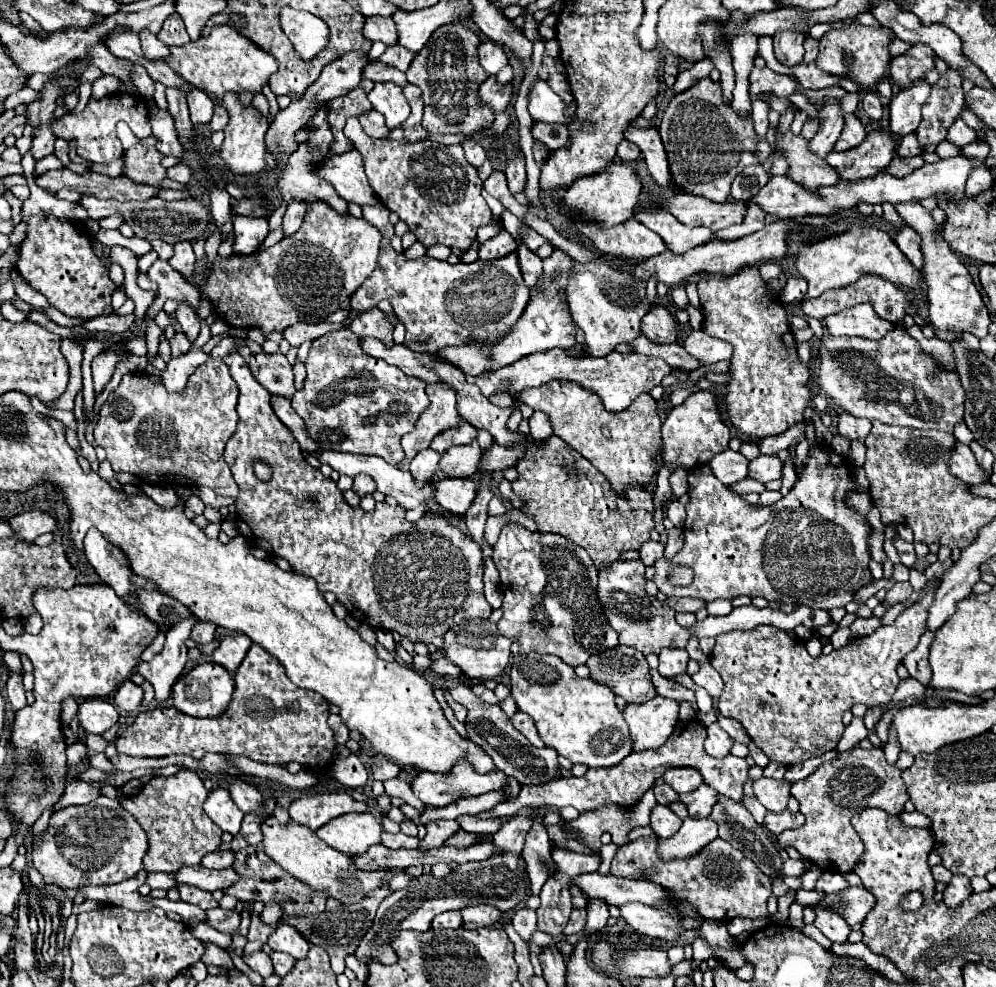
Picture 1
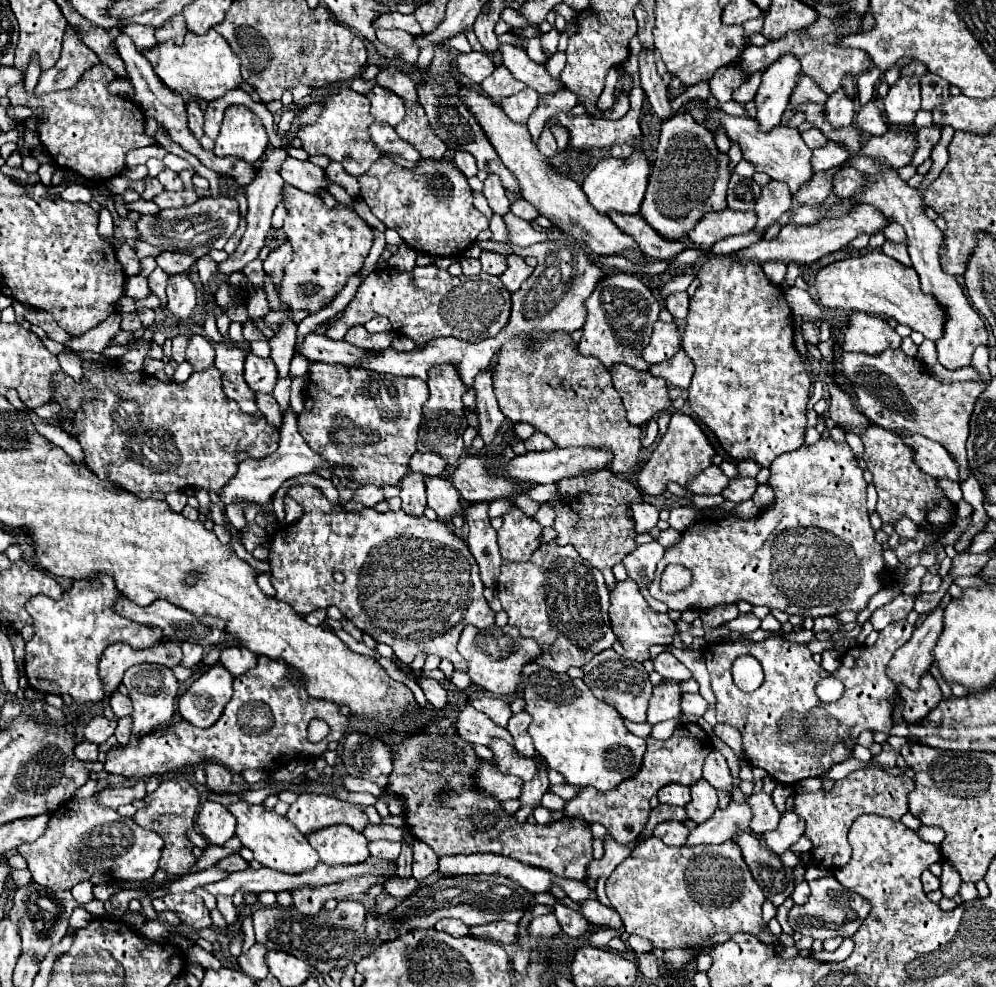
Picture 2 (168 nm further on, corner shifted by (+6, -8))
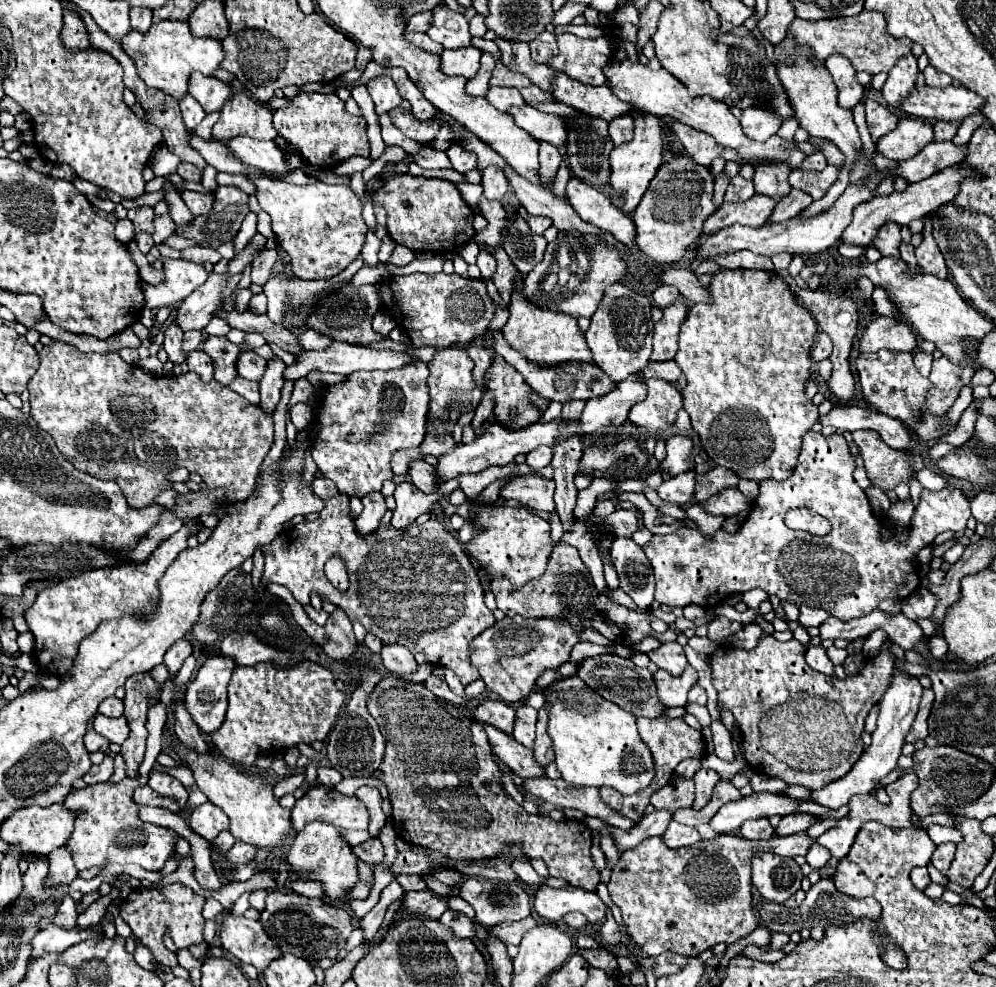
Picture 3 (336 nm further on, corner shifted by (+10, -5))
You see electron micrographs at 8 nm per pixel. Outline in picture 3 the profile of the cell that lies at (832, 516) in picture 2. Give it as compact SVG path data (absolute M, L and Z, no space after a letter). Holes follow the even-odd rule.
M809 431L803 437L799 463L793 475L787 481L767 479L759 483L761 487L753 503L751 515L735 535L729 535L723 529L719 529L713 535L713 541L705 541L699 529L679 529L671 535L653 535L653 539L647 545L643 545L643 551L655 571L655 581L657 581L655 599L669 607L687 607L695 603L695 605L701 605L703 609L713 609L733 593L745 593L749 589L761 587L769 595L777 595L781 601L821 607L839 621L851 621L877 609L881 599L891 597L901 601L909 597L919 587L919 569L913 565L913 559L923 547L933 545L933 539L939 533L965 531L967 519L971 517L969 499L961 489L953 485L947 485L941 491L923 489L919 495L917 513L909 525L907 539L905 541L883 539L881 517L877 517L871 511L867 495L853 479L853 469L855 469L855 461L843 435L823 437L821 433ZM795 507L807 507L811 511L817 511L825 519L829 519L833 525L831 533L825 537L813 537L809 533L789 529L783 523L783 517L789 509L795 509ZM675 563L681 563L683 569L681 571L675 569Z

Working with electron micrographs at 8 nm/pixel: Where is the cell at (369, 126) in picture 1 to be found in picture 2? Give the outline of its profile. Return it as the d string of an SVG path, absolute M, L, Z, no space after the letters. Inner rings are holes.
M375 122L369 126L369 136L373 138L373 144L377 146L377 150L385 152L385 154L397 154L405 160L411 160L411 162L417 162L421 156L419 152L407 144L405 140L401 140L397 136L397 132L393 130L393 126L387 126L385 122Z

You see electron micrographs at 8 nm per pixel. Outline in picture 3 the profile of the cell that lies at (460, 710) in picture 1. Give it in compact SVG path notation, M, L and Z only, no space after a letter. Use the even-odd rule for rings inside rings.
M483 725L489 743L493 747L493 753L497 753L521 779L533 779L533 777L545 777L545 769L539 767L537 759L533 759L533 751L517 743L511 735L497 731L491 725Z

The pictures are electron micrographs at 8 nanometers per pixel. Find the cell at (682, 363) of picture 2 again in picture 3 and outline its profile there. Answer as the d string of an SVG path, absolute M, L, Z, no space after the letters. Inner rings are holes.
M665 361L665 363L649 363L645 369L643 369L643 375L649 379L649 377L657 377L657 379L665 379L669 383L677 381L679 375L681 375L681 369L677 367L675 361Z

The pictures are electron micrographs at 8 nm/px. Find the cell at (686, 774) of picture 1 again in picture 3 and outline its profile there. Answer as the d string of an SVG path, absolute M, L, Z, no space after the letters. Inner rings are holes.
M675 777L669 785L659 789L657 793L651 795L651 805L655 809L667 809L667 811L677 811L677 809L691 809L693 807L693 781L687 781L683 777Z

